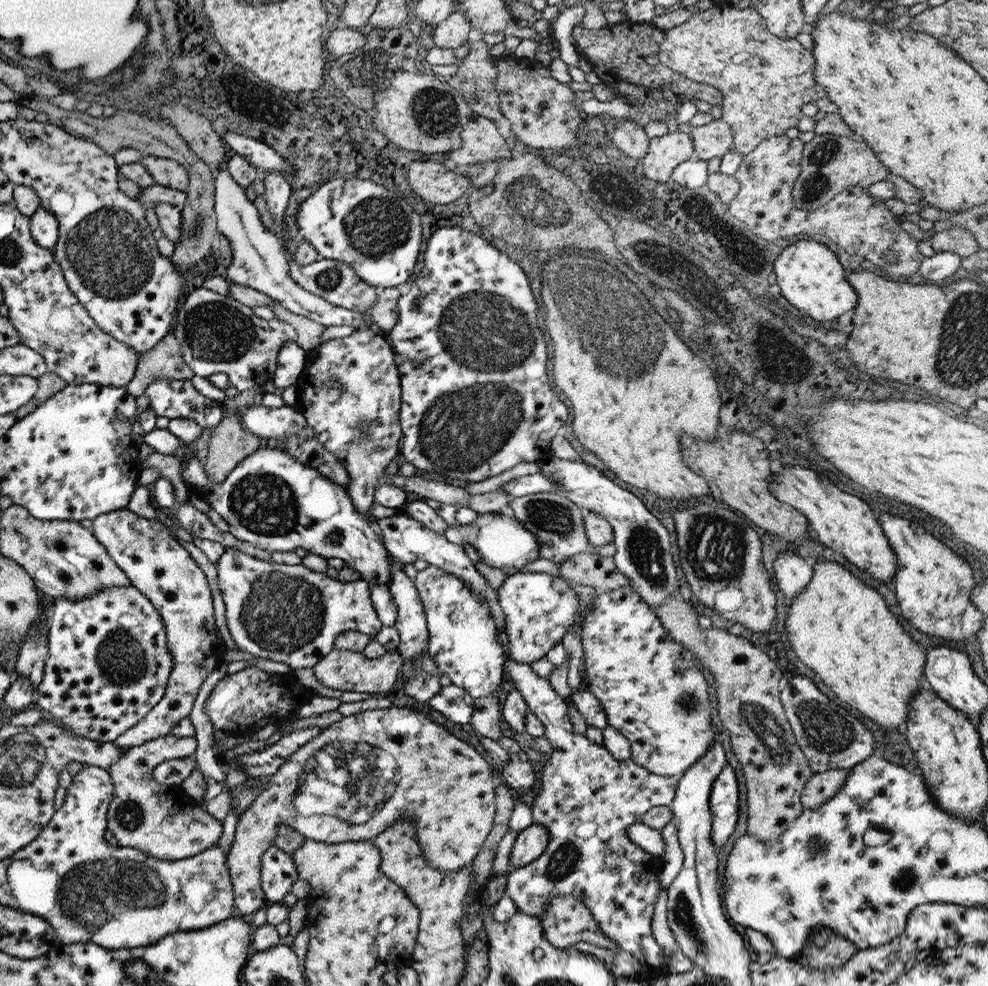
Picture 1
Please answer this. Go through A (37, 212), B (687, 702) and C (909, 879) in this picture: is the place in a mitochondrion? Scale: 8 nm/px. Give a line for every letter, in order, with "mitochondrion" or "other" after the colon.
A: other
B: mitochondrion
C: mitochondrion

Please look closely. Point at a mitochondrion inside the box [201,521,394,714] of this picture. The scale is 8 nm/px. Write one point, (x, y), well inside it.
(282, 613)

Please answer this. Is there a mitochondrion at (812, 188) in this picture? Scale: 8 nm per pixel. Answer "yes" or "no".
yes

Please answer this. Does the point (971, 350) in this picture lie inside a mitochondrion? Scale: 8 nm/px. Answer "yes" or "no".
yes

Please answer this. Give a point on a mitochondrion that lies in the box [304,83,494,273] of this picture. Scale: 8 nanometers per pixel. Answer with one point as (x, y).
(377, 226)

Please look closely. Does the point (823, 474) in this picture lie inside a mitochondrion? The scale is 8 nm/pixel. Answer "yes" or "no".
no

